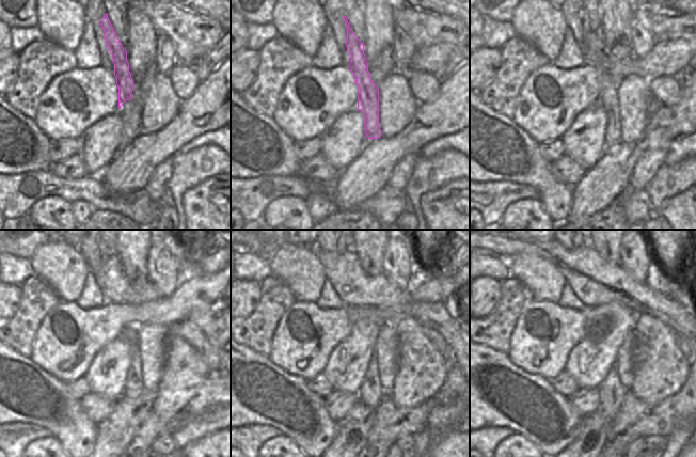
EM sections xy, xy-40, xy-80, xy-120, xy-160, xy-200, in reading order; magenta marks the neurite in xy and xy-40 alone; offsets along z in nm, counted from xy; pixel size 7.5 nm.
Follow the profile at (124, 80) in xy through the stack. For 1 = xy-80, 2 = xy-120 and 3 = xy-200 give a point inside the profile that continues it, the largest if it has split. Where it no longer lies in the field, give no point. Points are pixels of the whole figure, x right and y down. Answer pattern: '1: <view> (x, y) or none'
1: xy-80 (607, 91)
2: xy-120 (133, 385)
3: xy-200 (612, 393)

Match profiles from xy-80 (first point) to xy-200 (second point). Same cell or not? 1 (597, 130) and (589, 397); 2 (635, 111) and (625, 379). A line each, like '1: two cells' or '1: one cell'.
1: two cells
2: one cell

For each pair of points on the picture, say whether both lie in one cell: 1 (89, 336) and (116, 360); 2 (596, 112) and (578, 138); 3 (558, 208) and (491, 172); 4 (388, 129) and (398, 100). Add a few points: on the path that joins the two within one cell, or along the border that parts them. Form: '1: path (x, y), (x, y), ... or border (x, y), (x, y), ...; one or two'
1: border (117, 336), (93, 358), (88, 368); two
2: path (594, 119), (584, 131); one
3: path (547, 190), (527, 171), (509, 171); one
4: path (391, 122), (396, 108); one

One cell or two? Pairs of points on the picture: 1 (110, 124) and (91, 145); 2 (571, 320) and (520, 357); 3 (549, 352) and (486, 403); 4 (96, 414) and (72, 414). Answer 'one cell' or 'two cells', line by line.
1: one cell
2: one cell
3: two cells
4: two cells

